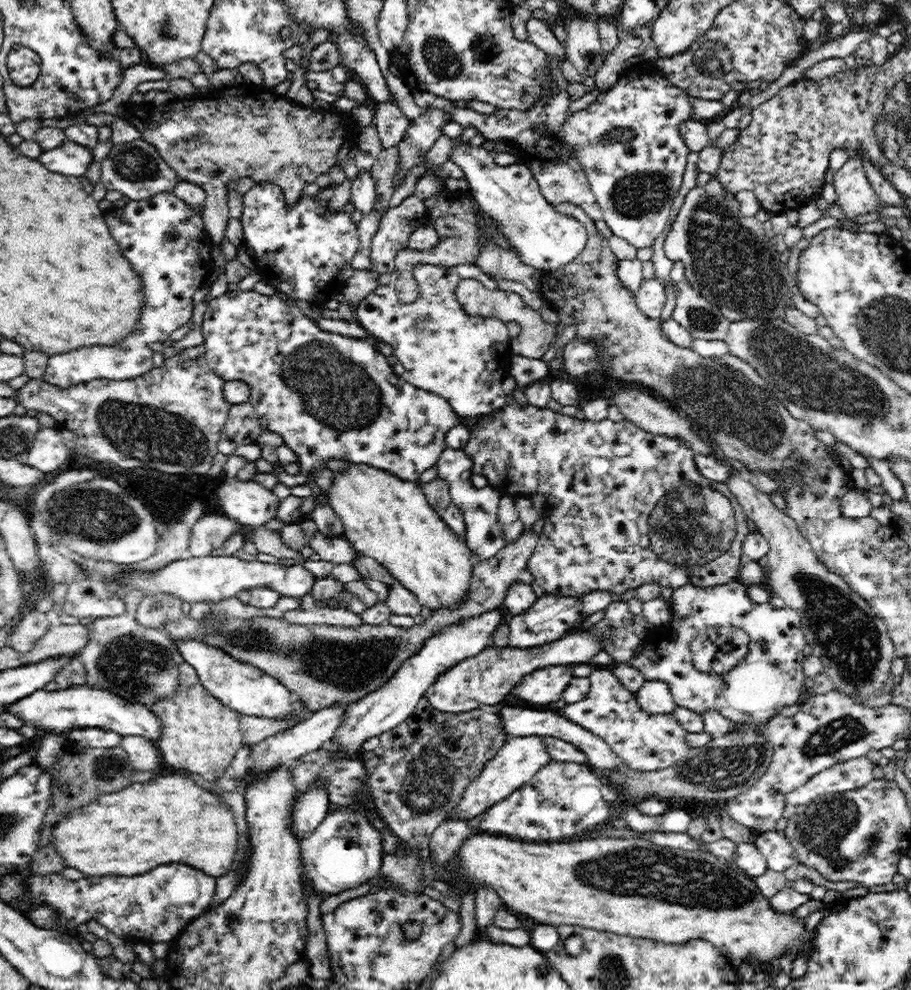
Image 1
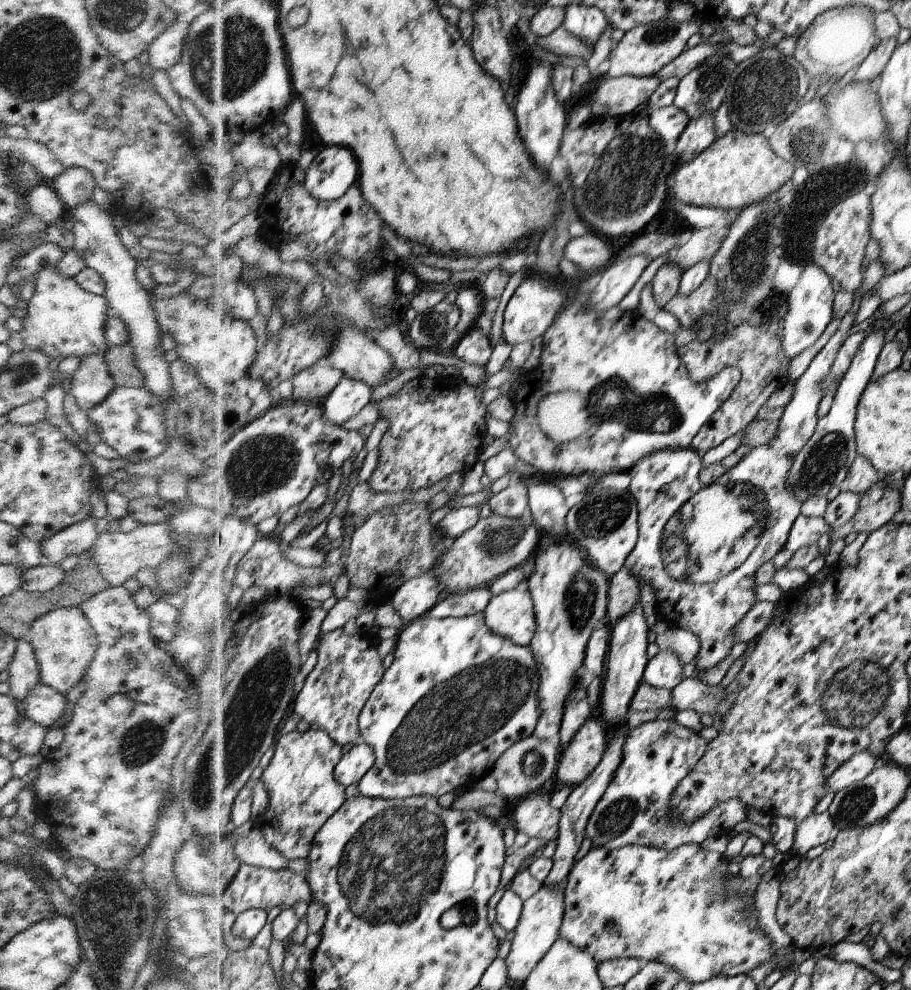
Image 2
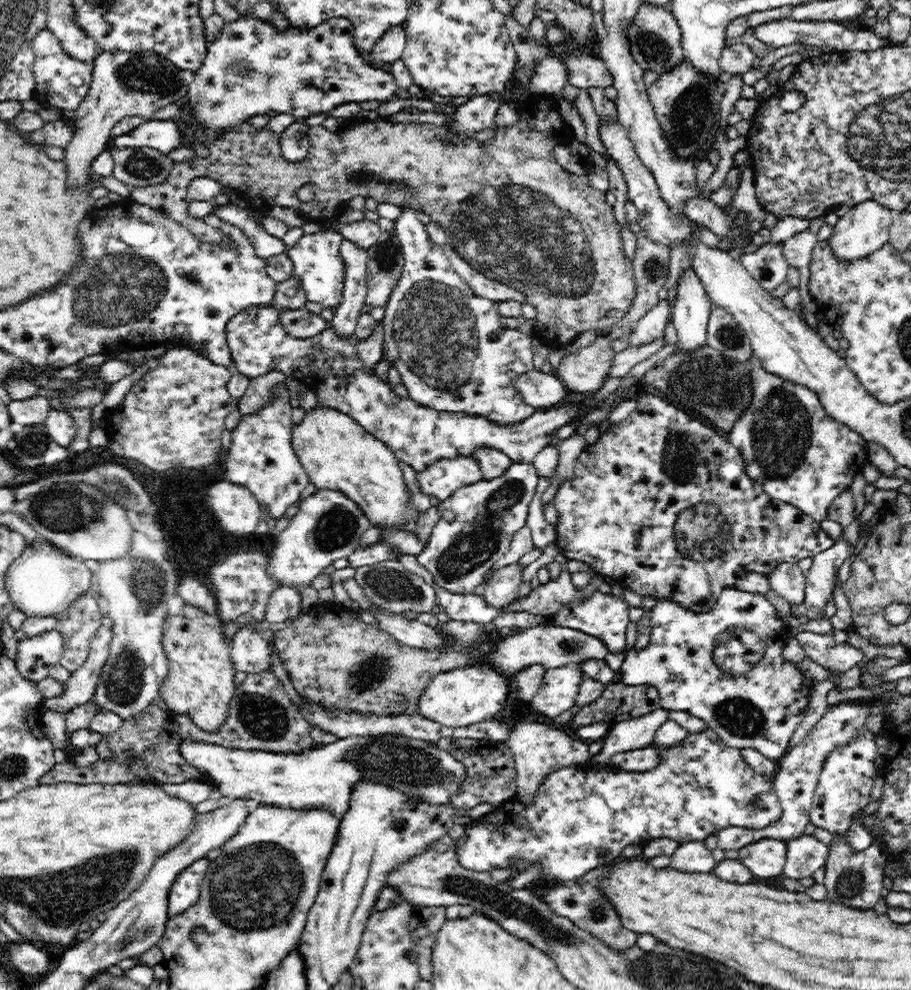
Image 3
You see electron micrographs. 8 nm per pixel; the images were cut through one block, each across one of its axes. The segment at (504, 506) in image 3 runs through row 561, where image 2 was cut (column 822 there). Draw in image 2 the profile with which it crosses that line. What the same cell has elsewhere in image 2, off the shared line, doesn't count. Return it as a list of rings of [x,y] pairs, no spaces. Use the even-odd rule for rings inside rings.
[[[880,325],[867,330],[865,338],[854,350],[854,359],[841,379],[832,407],[826,416],[816,421],[815,432],[797,453],[792,467],[789,469],[786,485],[791,494],[802,504],[806,499],[817,497],[826,499],[828,492],[839,486],[847,478],[848,472],[857,458],[855,438],[855,415],[858,402],[864,388],[873,378],[877,361],[886,342],[887,331]]]

